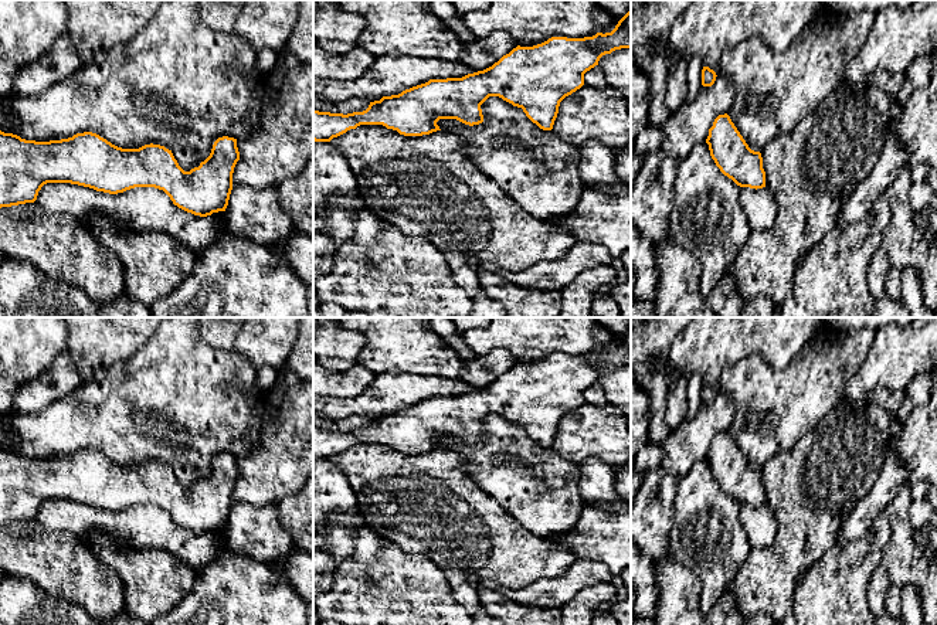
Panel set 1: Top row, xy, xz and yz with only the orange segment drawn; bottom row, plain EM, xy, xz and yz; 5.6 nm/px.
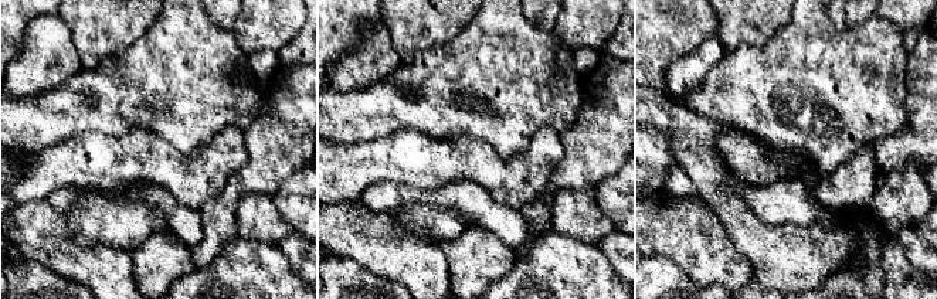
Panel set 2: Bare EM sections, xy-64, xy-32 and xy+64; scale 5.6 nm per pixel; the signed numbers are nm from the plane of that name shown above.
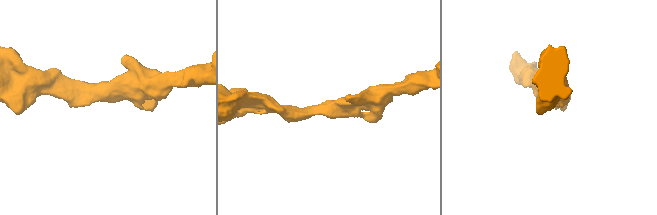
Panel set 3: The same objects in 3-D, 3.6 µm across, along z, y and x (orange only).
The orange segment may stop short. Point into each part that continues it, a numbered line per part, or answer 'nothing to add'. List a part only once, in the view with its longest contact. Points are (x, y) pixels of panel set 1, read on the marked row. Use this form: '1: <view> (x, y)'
nothing to add

